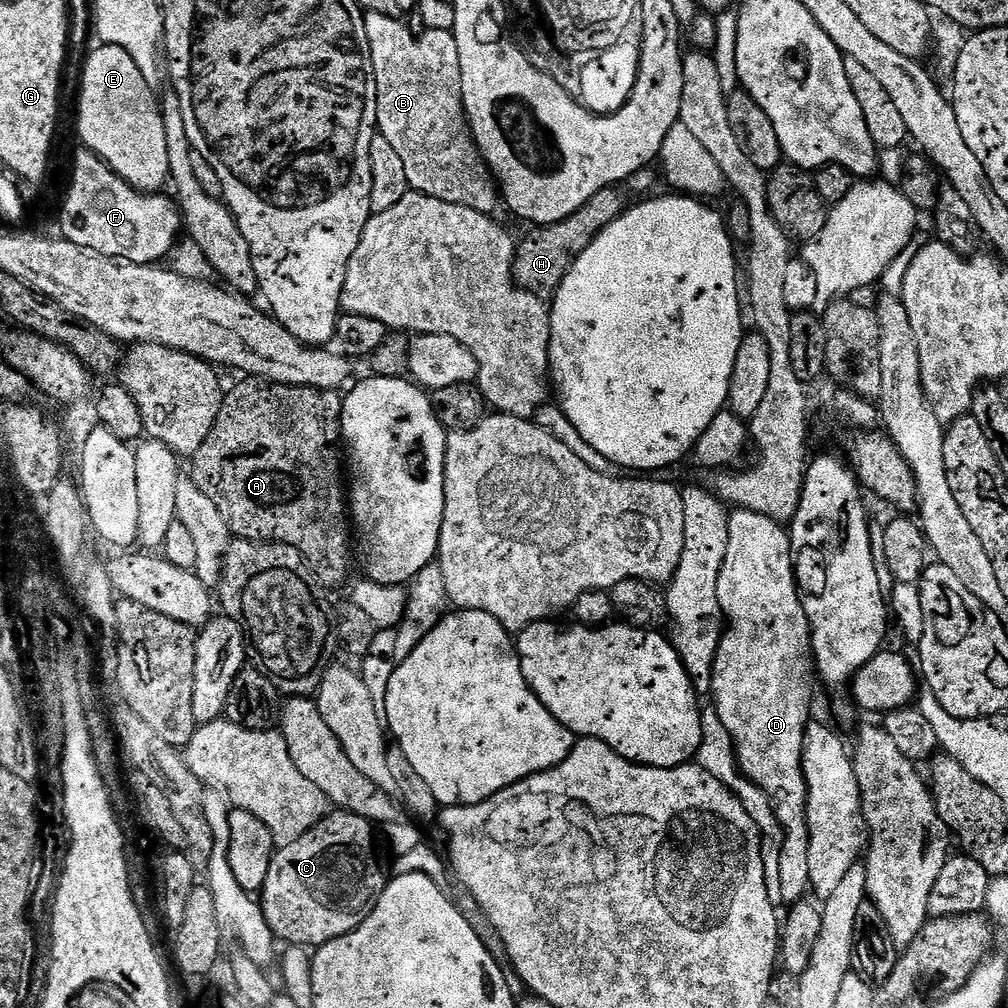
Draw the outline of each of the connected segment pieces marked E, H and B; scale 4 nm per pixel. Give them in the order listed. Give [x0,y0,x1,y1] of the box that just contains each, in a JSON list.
[[76,44,169,194],[512,187,625,301],[364,10,502,213]]

